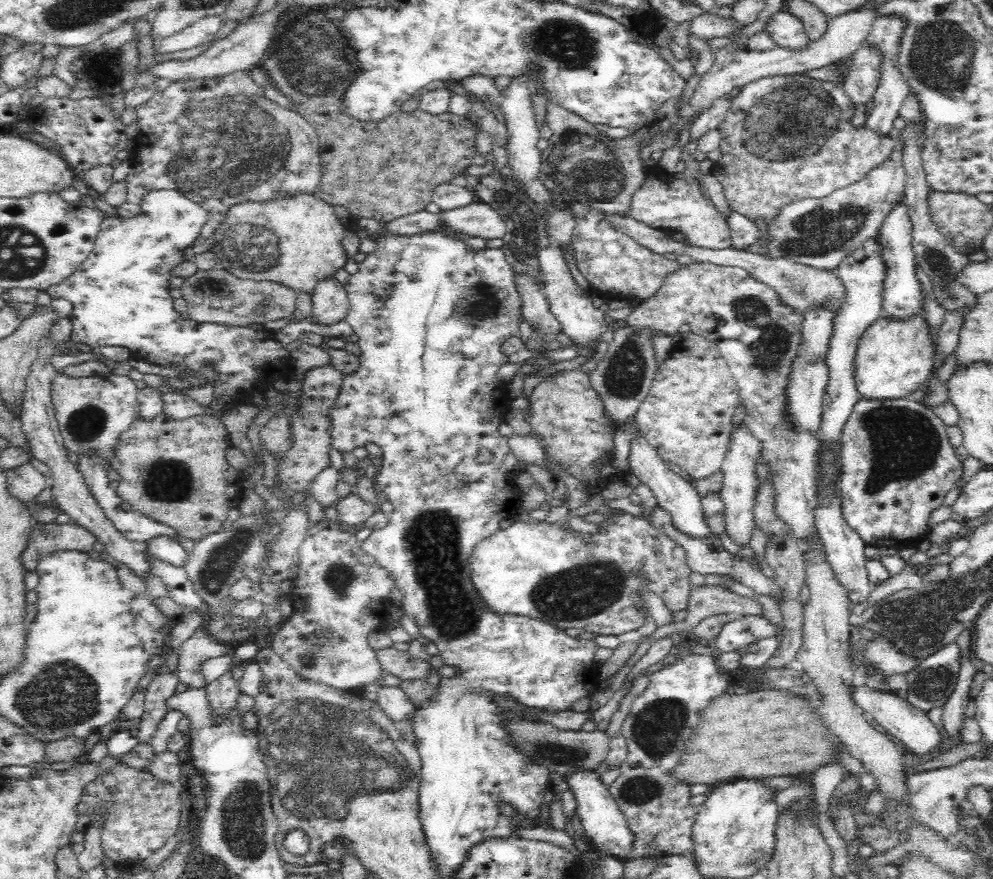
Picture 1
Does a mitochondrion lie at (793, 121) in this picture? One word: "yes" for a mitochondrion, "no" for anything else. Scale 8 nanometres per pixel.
yes

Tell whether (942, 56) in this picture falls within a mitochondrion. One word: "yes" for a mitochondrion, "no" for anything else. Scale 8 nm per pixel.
yes

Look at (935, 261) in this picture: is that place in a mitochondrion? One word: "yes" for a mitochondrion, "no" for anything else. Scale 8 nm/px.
yes

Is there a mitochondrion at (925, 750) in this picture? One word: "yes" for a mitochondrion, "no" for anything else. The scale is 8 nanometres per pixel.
no

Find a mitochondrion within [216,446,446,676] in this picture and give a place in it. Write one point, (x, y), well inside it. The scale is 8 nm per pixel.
(316, 648)

